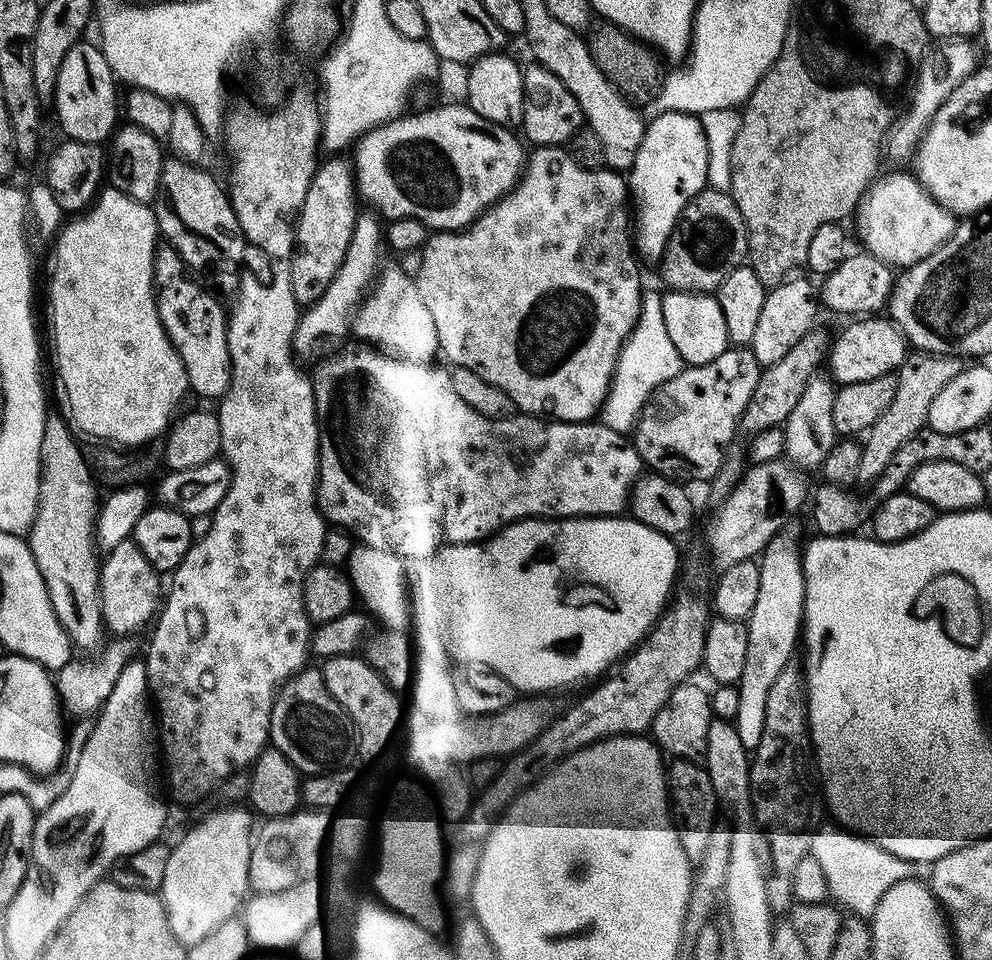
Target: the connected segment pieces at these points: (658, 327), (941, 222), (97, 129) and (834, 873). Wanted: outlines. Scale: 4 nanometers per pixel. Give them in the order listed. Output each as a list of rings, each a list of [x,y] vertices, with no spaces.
[[[650,286],[646,295],[645,308],[642,311],[637,332],[633,334],[633,337],[629,340],[629,344],[622,350],[616,389],[614,390],[613,398],[611,402],[609,402],[608,409],[606,410],[605,427],[618,430],[619,432],[629,433],[640,415],[641,408],[643,408],[649,397],[652,396],[652,393],[656,391],[656,388],[662,383],[669,381],[670,378],[676,377],[677,374],[684,369],[684,356],[679,349],[679,345],[675,341],[675,337],[670,331],[666,304],[662,302],[662,298],[664,298],[663,293],[657,287]]]
[[[907,171],[881,178],[867,189],[857,207],[857,237],[870,254],[894,268],[918,262],[944,242],[958,222],[929,198]]]
[[[77,38],[62,50],[58,70],[54,74],[54,94],[51,115],[63,135],[79,140],[103,141],[107,137],[118,112],[116,88],[111,67],[103,56],[101,45],[95,39]]]
[[[831,822],[822,826],[814,852],[815,855],[820,855],[818,860],[824,867],[831,895],[839,900],[853,917],[862,922],[875,915],[890,887],[914,870],[913,865],[903,857],[894,855],[868,839],[854,838]]]

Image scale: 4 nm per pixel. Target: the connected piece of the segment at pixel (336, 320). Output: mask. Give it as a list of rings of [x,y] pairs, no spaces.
[[[359,213],[354,224],[353,234],[347,254],[335,274],[324,296],[305,310],[297,319],[293,348],[302,356],[308,355],[320,347],[323,340],[341,336],[346,330],[346,318],[351,315],[352,305],[358,295],[364,292],[371,271],[379,267],[383,245],[382,226],[367,213]]]

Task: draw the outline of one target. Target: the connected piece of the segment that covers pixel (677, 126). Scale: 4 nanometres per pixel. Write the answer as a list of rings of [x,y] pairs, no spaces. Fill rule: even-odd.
[[[662,110],[656,117],[643,121],[640,141],[626,172],[634,197],[634,216],[639,227],[644,227],[638,232],[643,247],[645,244],[653,250],[663,248],[681,214],[709,187],[708,165],[712,162],[714,140],[704,132],[692,132],[692,122],[694,115],[683,110]]]

